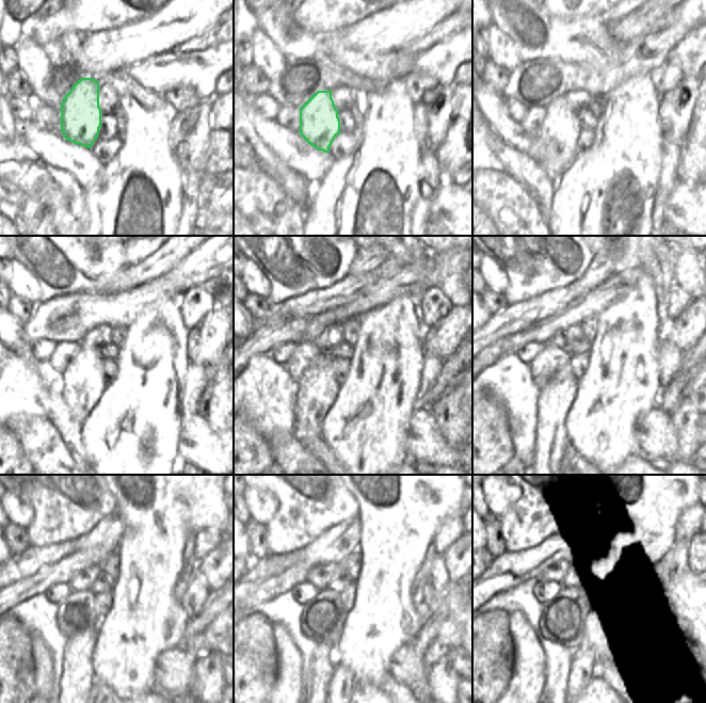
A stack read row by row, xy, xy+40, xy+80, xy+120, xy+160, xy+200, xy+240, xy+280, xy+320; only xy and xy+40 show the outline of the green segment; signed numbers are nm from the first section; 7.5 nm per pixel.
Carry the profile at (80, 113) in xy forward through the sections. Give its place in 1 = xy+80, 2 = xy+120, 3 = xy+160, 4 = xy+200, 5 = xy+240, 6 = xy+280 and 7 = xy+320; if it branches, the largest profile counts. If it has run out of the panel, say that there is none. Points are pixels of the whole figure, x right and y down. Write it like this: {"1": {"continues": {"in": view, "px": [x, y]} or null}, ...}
{"1": {"continues": {"in": "xy+80", "px": [559, 132]}}, "2": {"continues": {"in": "xy+120", "px": [81, 384]}}, "3": {"continues": {"in": "xy+160", "px": [319, 388]}}, "4": {"continues": {"in": "xy+200", "px": [556, 398]}}, "5": {"continues": {"in": "xy+240", "px": [75, 684]}}, "6": {"continues": {"in": "xy+280", "px": [317, 674]}}, "7": {"continues": {"in": "xy+320", "px": [558, 691]}}}

